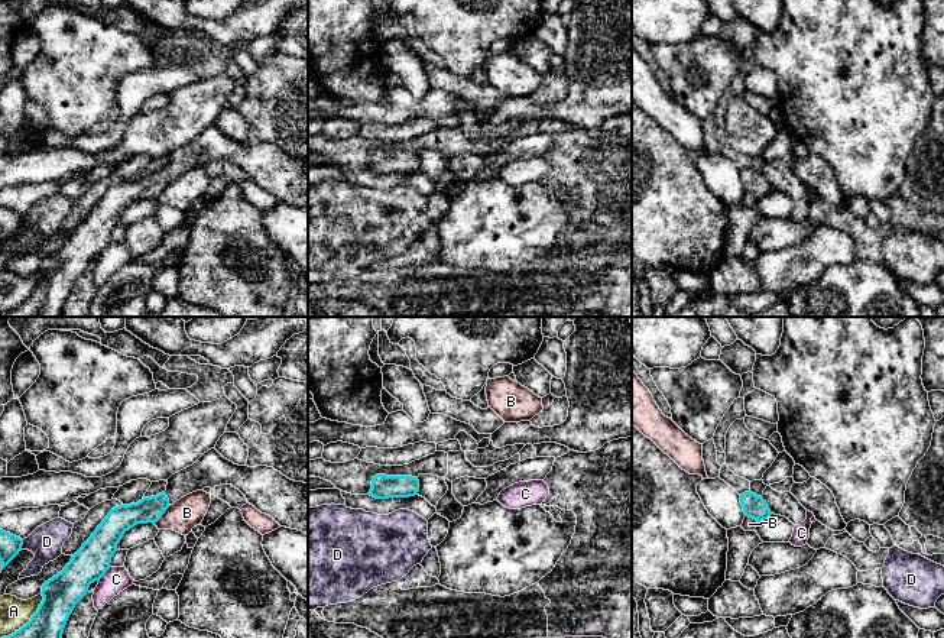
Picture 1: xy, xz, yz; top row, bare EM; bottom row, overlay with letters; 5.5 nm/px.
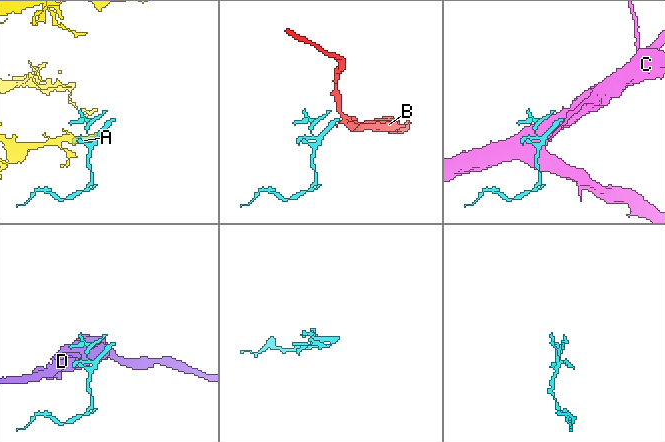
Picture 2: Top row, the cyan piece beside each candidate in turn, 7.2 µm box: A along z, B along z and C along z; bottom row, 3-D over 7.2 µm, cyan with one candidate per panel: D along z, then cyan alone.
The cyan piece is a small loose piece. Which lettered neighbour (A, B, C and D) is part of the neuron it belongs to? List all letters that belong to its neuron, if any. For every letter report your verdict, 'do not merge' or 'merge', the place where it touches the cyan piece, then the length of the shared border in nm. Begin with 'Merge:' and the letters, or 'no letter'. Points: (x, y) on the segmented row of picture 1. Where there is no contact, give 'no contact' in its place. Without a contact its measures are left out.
Merge: no letter
A: do not merge | xy (31, 619) | 340 nm
B: do not merge | xy (162, 514) | 140 nm
C: do not merge | xy (104, 573) | 100 nm
D: do not merge | xy (22, 544) | 70 nm

